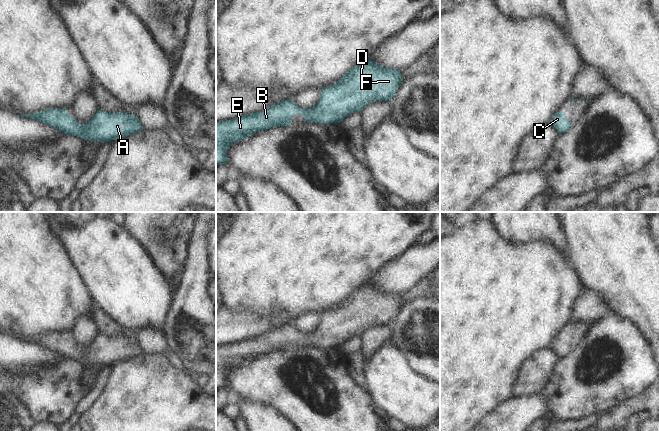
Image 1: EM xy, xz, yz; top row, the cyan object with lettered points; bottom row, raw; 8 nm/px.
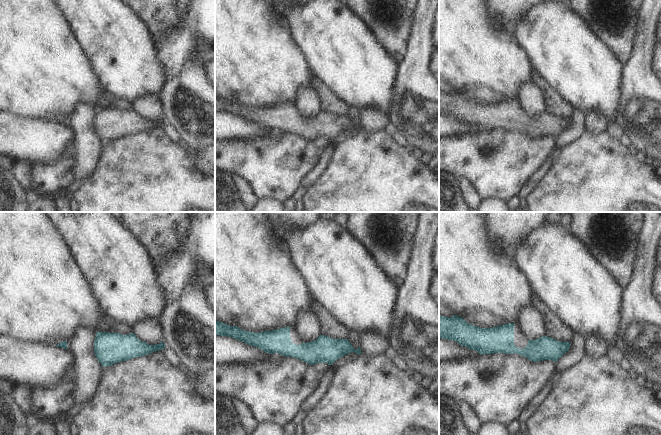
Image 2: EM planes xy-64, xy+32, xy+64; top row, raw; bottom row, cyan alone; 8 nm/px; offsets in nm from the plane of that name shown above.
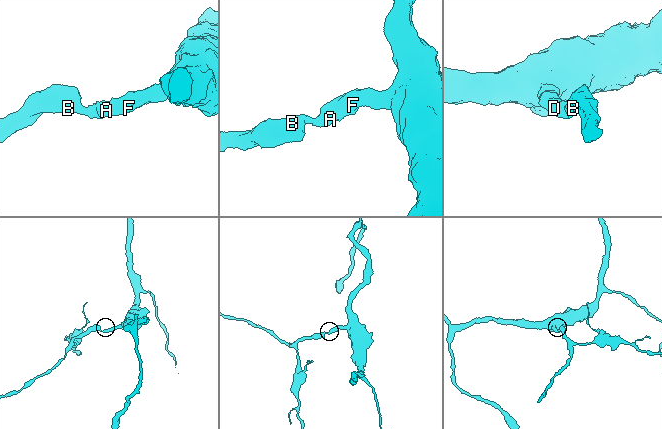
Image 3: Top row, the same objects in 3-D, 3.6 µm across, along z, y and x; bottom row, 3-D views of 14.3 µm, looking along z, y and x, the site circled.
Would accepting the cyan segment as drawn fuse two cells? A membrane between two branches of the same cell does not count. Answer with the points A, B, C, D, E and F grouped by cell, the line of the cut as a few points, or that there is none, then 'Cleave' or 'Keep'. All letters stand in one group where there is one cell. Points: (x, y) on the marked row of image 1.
Groups: A B C D E F. No split. Keep

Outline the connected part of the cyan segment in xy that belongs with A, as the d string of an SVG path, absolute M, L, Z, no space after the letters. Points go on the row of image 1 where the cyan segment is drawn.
M66 108L48 109L30 115L18 113L22 117L43 122L64 134L74 135L88 141L111 143L115 139L132 135L143 130L138 117L124 111L108 113L98 110L86 124L80 124L71 117Z

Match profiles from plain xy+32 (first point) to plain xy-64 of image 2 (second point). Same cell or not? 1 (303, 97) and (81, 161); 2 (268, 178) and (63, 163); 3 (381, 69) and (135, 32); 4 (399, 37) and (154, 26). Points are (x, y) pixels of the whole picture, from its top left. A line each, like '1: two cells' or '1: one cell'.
1: one cell
2: one cell
3: one cell
4: one cell

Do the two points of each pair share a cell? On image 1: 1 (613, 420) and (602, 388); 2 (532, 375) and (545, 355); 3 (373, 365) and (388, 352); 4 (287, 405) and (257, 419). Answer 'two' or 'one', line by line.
1: two
2: one
3: one
4: two

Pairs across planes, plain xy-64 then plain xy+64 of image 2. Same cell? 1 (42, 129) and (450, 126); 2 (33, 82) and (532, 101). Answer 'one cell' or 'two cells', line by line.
1: one cell
2: two cells

